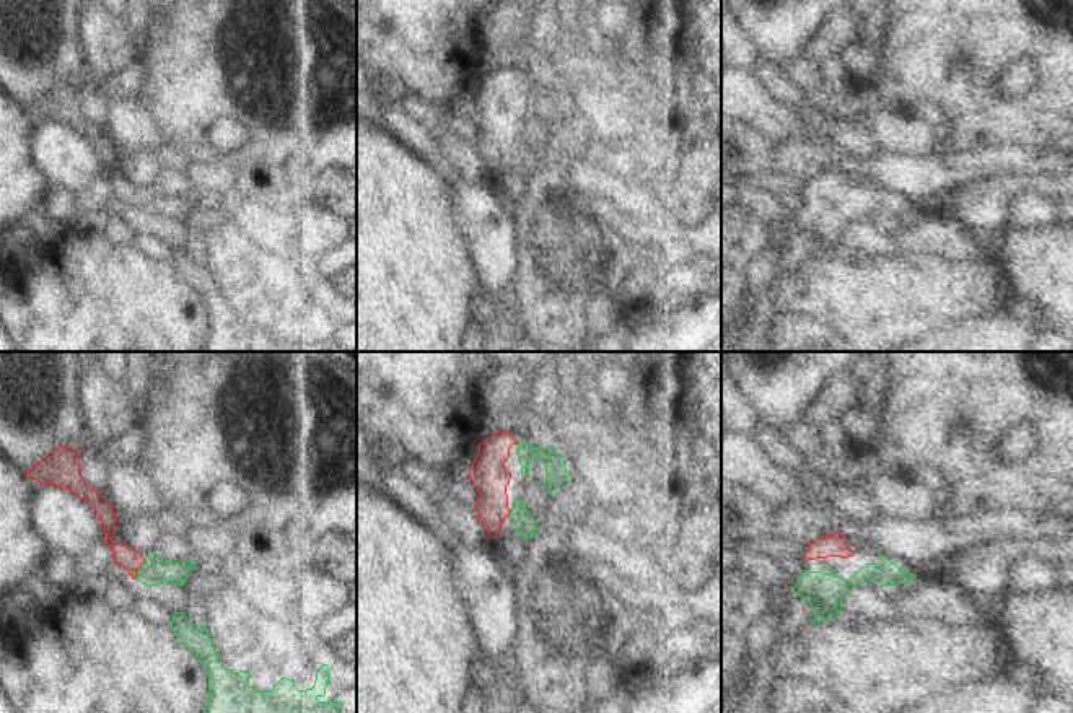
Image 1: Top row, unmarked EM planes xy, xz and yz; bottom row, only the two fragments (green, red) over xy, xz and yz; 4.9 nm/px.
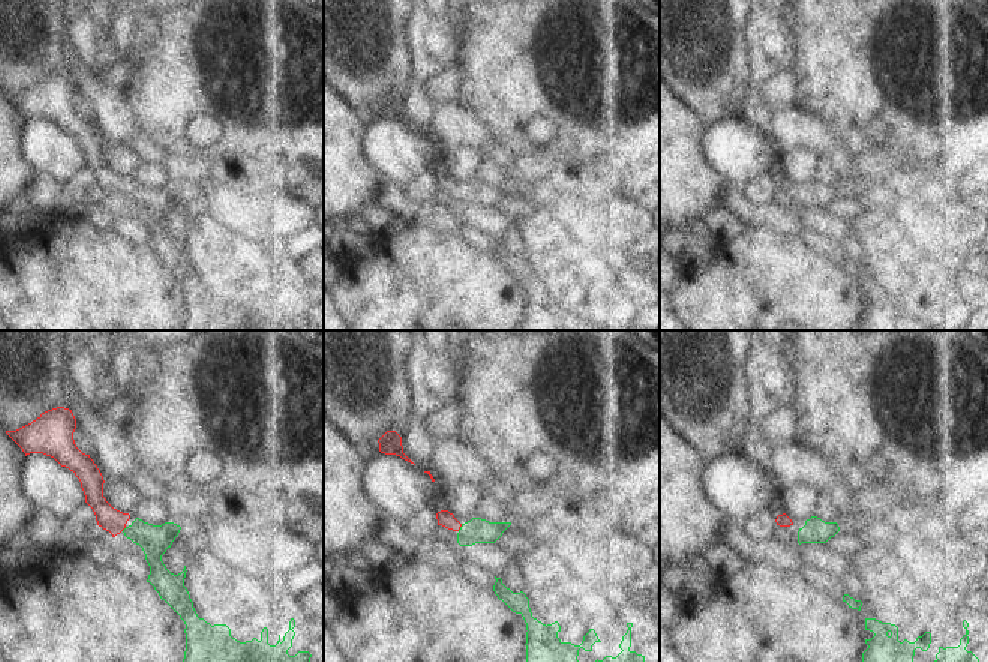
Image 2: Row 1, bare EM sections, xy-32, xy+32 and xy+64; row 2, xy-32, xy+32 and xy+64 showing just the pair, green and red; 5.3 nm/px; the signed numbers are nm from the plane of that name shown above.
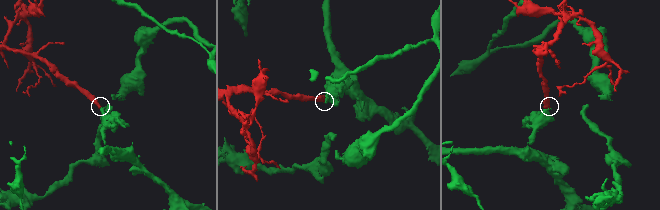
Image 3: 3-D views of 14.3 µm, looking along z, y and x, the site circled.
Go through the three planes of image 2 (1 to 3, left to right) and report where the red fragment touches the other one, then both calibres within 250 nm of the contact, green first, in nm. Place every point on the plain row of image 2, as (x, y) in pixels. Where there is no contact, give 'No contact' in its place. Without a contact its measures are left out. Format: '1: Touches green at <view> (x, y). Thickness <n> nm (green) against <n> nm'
1: Touches green at xy-32 (125, 192). Thickness 160 nm (green) against 130 nm
2: Touches green at xy+32 (461, 191). Thickness 140 nm (green) against 90 nm
3: No contact

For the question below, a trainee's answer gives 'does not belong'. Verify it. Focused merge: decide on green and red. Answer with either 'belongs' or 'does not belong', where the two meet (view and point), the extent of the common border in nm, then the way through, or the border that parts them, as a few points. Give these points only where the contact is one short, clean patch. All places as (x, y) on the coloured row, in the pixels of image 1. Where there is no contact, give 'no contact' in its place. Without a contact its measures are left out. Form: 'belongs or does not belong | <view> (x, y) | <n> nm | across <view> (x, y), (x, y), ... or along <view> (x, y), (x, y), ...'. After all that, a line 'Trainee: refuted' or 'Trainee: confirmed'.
belongs | xy (139, 568) | 110 nm | across xy (155, 570), (139, 568), (124, 555)
Trainee: refuted

